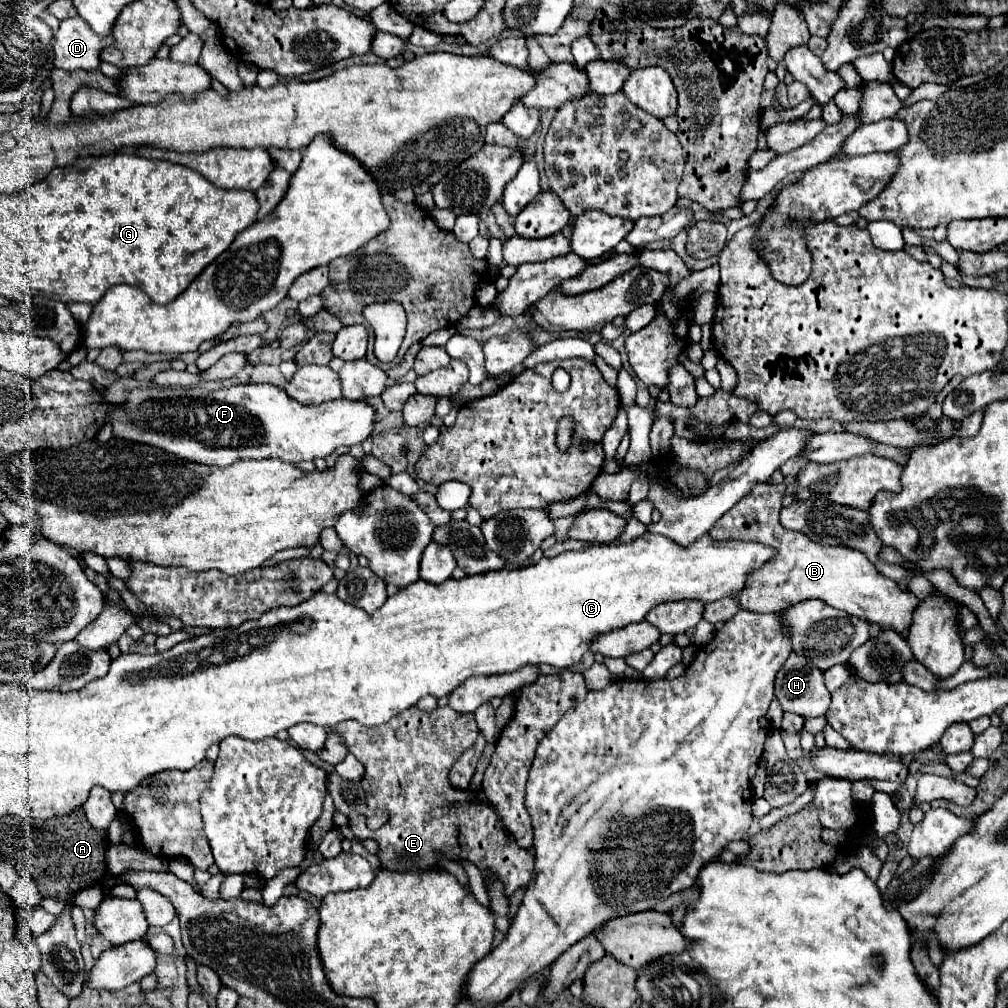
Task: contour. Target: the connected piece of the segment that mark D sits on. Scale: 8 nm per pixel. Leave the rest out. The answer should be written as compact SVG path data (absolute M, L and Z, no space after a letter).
M80 17L60 21L52 37L54 65L66 71L94 71L100 65L100 51L112 45L112 35L96 35Z

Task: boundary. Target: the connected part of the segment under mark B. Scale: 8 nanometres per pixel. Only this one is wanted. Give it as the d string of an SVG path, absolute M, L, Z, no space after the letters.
M784 483L756 485L710 531L716 539L760 541L778 551L772 563L766 563L760 571L752 573L748 587L738 597L740 607L754 613L778 613L800 601L820 599L834 609L864 619L866 623L876 623L882 631L890 629L900 635L906 633L920 599L910 591L902 591L896 581L880 575L876 567L868 563L866 555L860 555L860 551L854 551L852 547L820 545L798 531L784 529L778 523L784 489Z

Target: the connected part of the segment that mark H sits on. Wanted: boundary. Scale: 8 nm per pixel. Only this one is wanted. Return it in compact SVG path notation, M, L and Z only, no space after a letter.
M790 653L782 669L776 673L774 695L784 711L798 713L804 719L826 715L830 705L824 673L796 653Z

